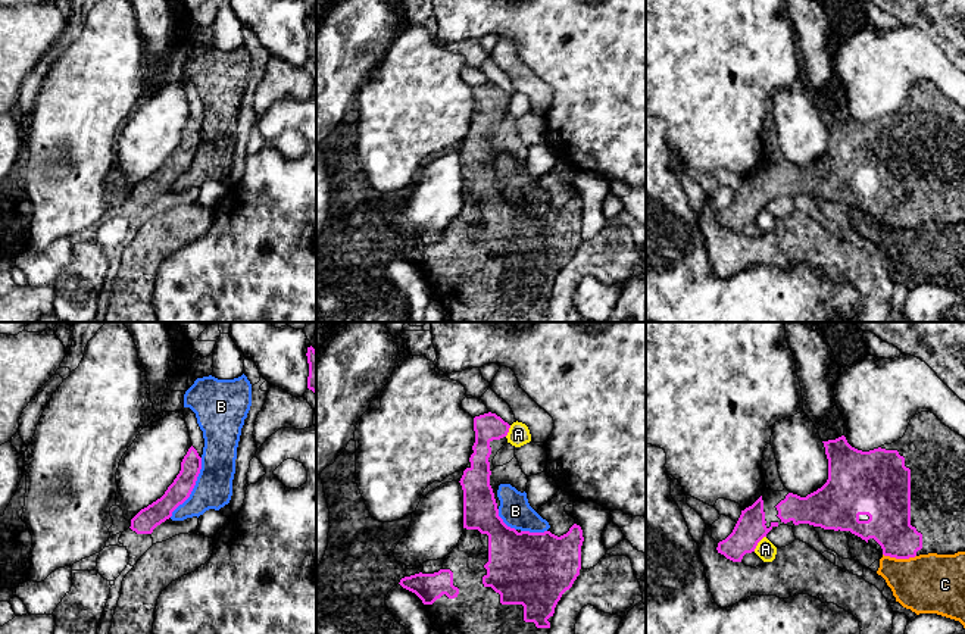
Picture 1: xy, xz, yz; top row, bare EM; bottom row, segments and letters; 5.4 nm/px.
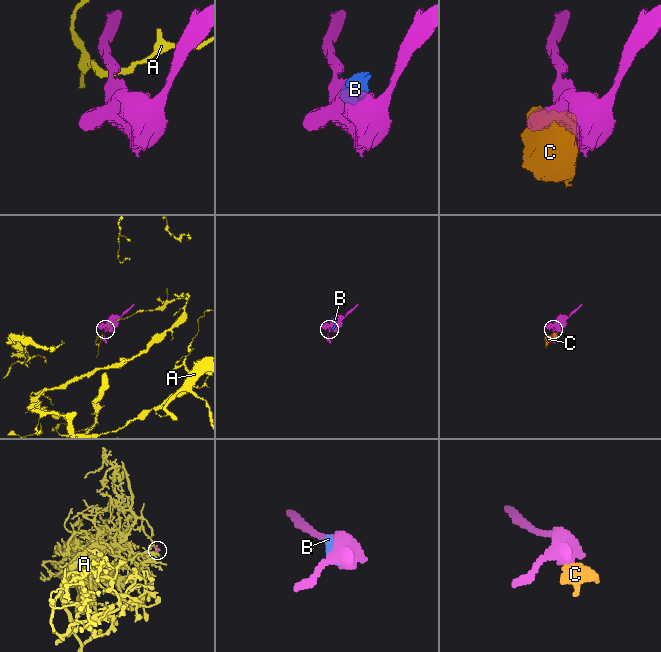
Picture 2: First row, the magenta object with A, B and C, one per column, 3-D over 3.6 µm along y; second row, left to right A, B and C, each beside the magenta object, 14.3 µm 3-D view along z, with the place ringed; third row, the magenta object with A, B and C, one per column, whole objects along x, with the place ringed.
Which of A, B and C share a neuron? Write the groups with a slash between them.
A / B C

